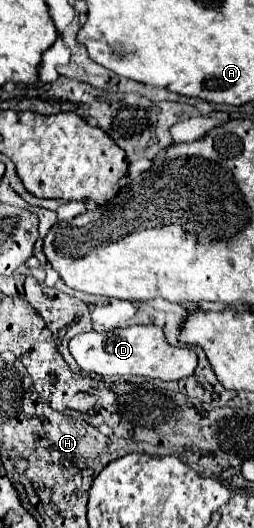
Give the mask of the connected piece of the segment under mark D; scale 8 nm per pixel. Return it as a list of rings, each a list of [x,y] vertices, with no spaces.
[[[154,324],[128,326],[112,332],[88,332],[70,340],[70,354],[76,364],[90,374],[122,374],[122,376],[148,376],[158,380],[182,380],[194,374],[198,360],[196,352],[188,348],[176,348],[166,342],[166,336]]]

